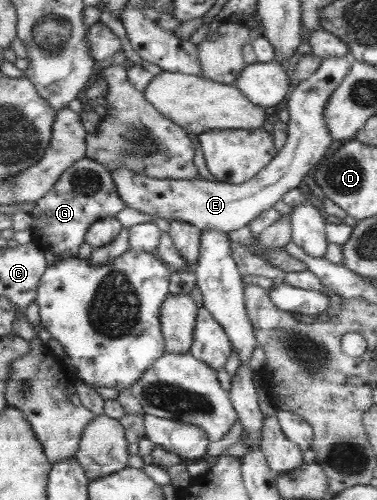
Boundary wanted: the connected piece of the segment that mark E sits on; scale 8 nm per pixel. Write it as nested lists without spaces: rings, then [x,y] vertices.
[[[350,54],[323,59],[318,70],[309,79],[301,81],[299,86],[289,94],[289,100],[287,100],[287,109],[289,111],[287,141],[281,150],[277,151],[277,154],[267,163],[267,166],[262,168],[251,180],[243,182],[241,185],[233,185],[203,178],[191,180],[147,178],[147,176],[137,174],[136,171],[129,170],[128,167],[117,168],[117,170],[110,170],[110,173],[121,201],[125,204],[125,207],[139,210],[141,214],[147,214],[152,221],[155,221],[156,218],[167,220],[167,222],[177,220],[177,222],[181,221],[195,226],[200,232],[203,232],[203,230],[219,230],[219,232],[228,235],[231,230],[247,226],[263,210],[273,209],[274,204],[282,200],[289,190],[302,186],[307,172],[315,165],[319,165],[330,153],[334,139],[330,138],[329,132],[325,127],[323,114],[325,104],[339,87],[339,84],[345,79],[354,61],[355,59]]]

